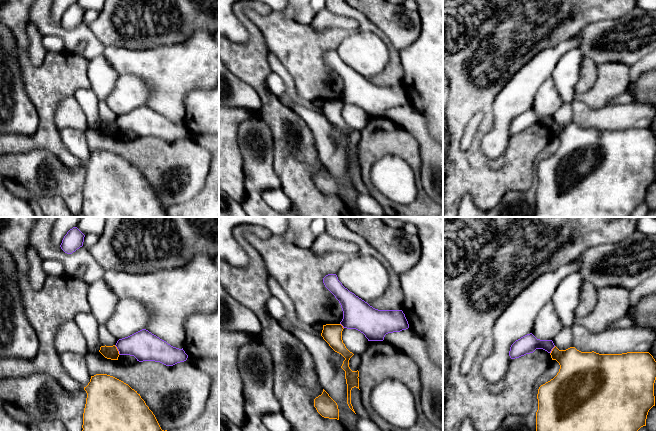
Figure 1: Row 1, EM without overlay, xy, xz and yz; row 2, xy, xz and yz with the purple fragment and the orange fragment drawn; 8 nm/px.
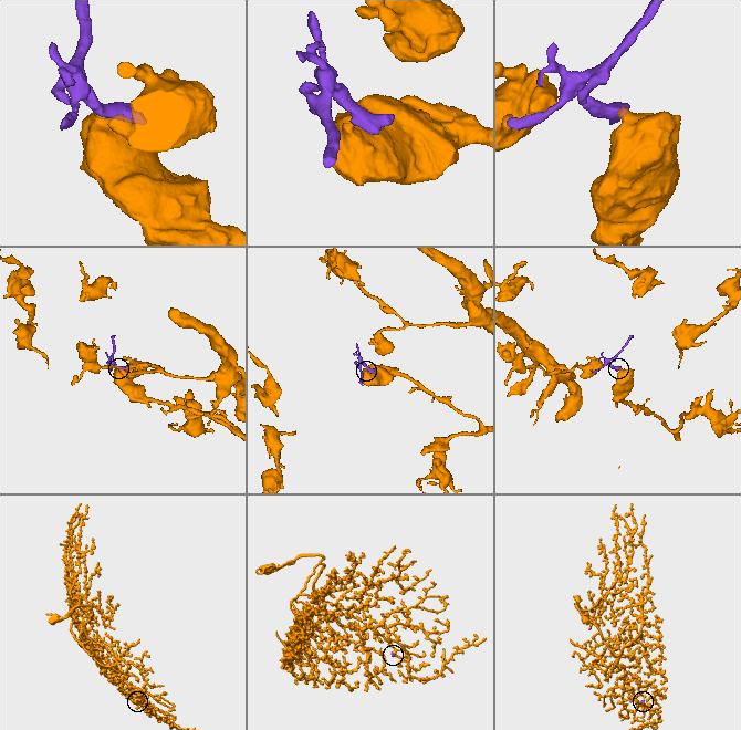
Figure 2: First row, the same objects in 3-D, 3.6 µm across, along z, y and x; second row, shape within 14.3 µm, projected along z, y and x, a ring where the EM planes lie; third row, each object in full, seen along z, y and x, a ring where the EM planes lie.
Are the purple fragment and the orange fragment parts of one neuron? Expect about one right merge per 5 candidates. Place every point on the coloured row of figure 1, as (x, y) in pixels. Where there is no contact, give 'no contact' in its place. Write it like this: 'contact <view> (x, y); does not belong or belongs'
contact xy (118, 350); does not belong

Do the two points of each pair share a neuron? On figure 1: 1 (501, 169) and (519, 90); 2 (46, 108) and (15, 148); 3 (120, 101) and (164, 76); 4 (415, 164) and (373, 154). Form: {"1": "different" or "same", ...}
{"1": "different", "2": "same", "3": "different", "4": "same"}

